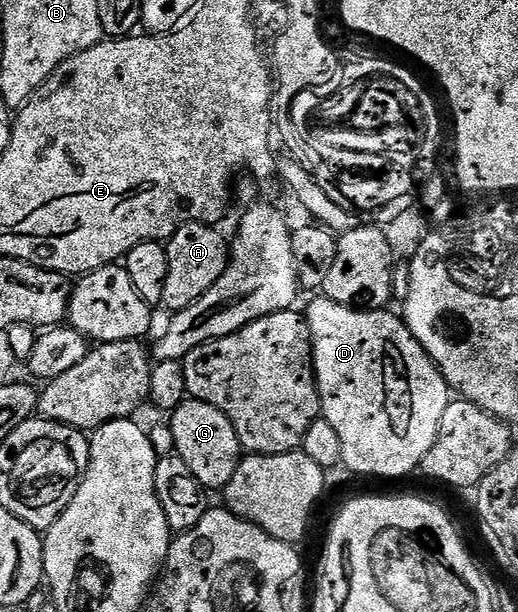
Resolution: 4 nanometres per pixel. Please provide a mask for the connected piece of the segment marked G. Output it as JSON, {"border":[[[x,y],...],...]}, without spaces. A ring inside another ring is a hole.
{"border":[[[188,398],[180,408],[170,413],[169,423],[173,430],[174,455],[181,457],[185,466],[193,470],[193,478],[197,478],[205,490],[226,489],[233,474],[237,474],[237,466],[244,455],[237,430],[233,430],[233,422],[229,422],[229,418],[225,418],[217,406]]]}

